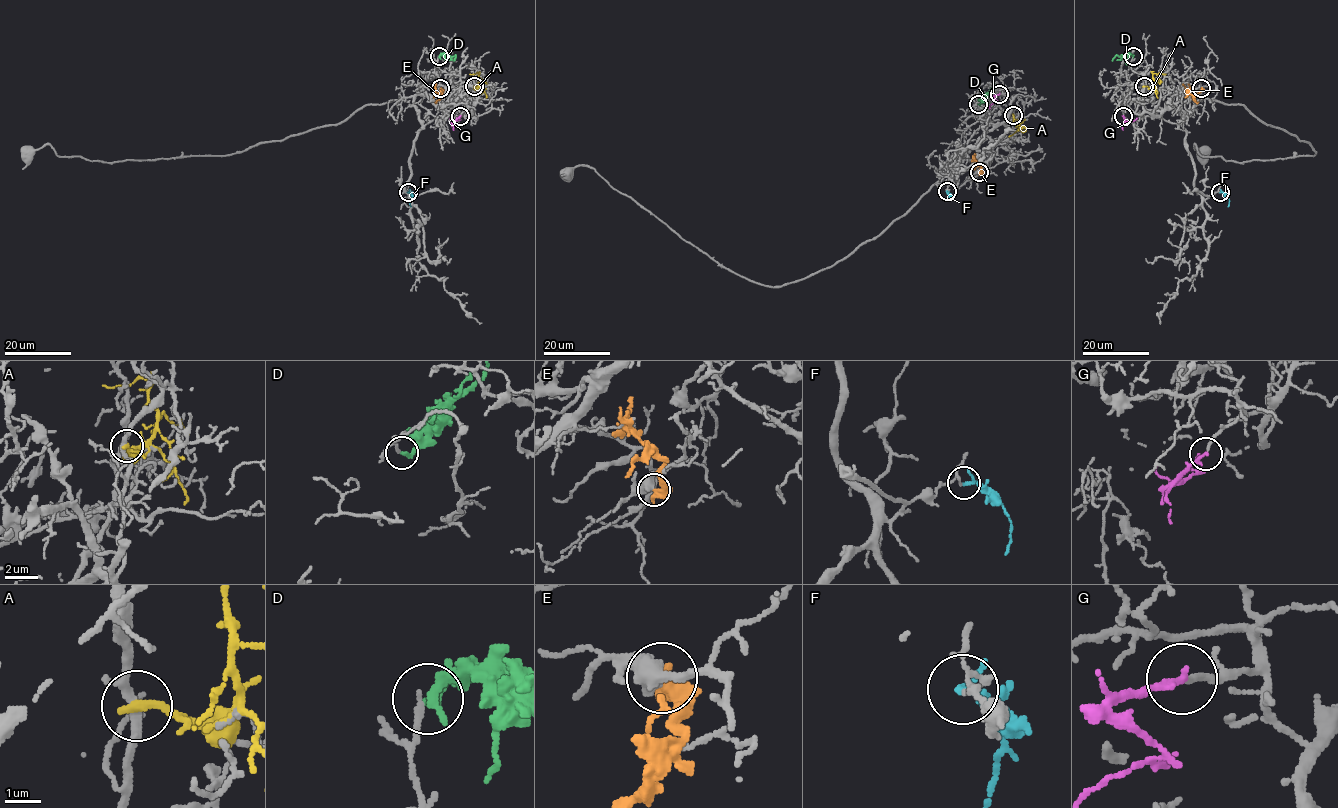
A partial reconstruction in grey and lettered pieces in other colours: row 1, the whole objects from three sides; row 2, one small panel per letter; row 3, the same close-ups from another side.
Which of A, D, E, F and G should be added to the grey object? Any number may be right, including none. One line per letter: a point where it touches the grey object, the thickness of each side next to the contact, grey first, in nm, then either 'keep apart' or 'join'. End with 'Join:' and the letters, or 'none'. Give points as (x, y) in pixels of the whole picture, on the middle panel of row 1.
A: contact (1013, 115); calibres 240 and 320 nm; keep apart
D: contact (978, 104); calibres 160 and 260 nm; keep apart
E: contact (979, 172); calibres 480 and 500 nm; keep apart
F: contact (947, 191); calibres 90 and 150 nm; keep apart
G: contact (999, 94); calibres 160 and 200 nm; join
Join: G

